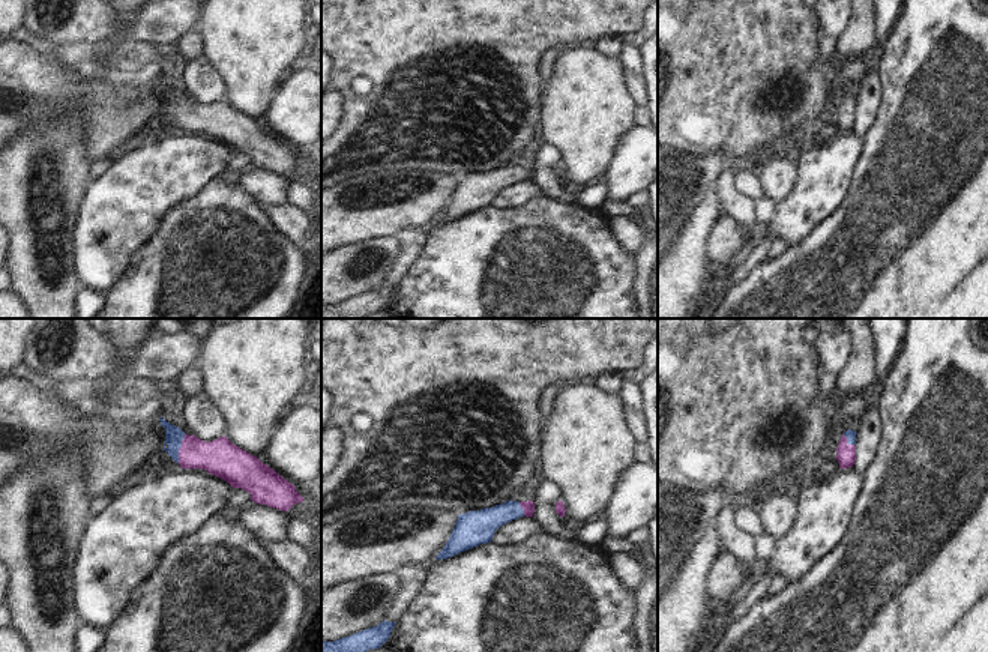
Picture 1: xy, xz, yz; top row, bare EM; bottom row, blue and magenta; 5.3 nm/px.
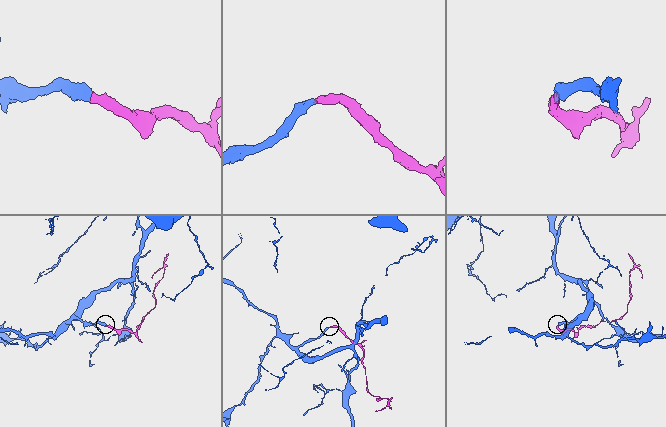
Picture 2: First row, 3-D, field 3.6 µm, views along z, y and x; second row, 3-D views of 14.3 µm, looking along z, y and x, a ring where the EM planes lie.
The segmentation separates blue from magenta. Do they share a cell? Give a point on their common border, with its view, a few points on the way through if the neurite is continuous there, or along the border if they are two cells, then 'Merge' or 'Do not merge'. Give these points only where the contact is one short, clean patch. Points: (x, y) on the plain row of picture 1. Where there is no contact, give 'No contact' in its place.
Touches blue at xy (179, 111). Path across: xy (173, 98), (179, 111), (195, 117), (219, 120). Merge.

